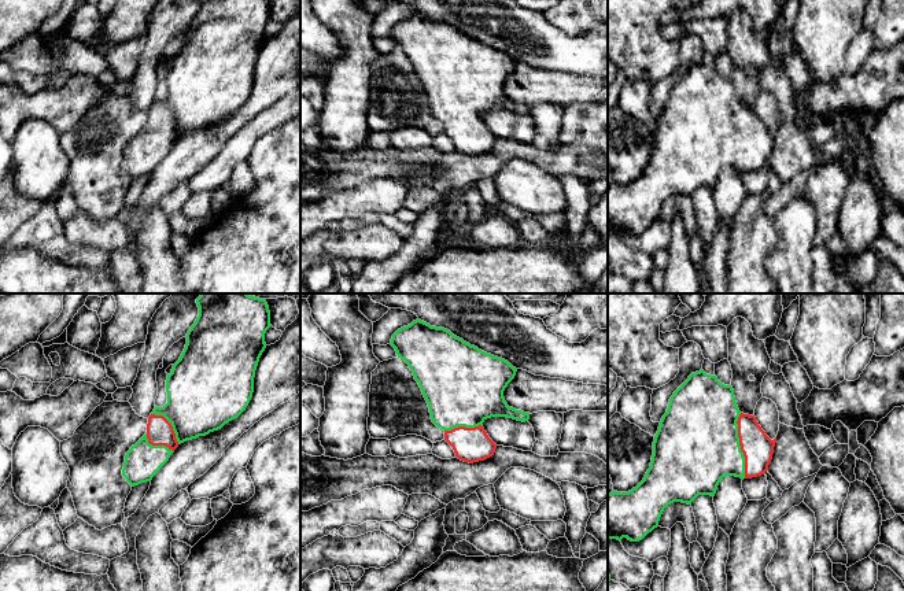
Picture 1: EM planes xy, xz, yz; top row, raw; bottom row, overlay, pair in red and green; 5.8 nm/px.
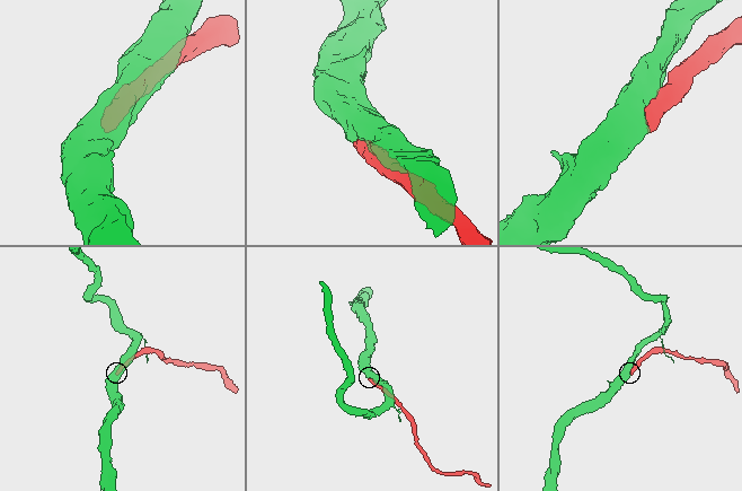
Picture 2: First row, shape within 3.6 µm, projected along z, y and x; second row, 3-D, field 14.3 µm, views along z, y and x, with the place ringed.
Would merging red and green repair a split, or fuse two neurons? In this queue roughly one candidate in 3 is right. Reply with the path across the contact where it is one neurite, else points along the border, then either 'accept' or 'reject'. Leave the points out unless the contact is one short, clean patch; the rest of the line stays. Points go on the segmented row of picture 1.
accept

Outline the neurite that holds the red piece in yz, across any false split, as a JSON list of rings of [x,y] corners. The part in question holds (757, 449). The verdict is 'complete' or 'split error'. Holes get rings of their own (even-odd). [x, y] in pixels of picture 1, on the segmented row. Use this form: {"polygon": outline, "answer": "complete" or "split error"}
{"polygon": [[[704,370],[691,373],[669,399],[667,413],[654,436],[652,462],[643,480],[628,492],[608,494],[608,540],[621,542],[623,538],[631,542],[642,540],[658,527],[660,517],[668,505],[674,502],[691,505],[698,495],[715,496],[719,483],[726,476],[744,480],[764,474],[772,459],[775,443],[776,437],[771,440],[754,415],[739,411],[731,385],[722,384],[716,376],[706,374]]], "answer": "split error"}

